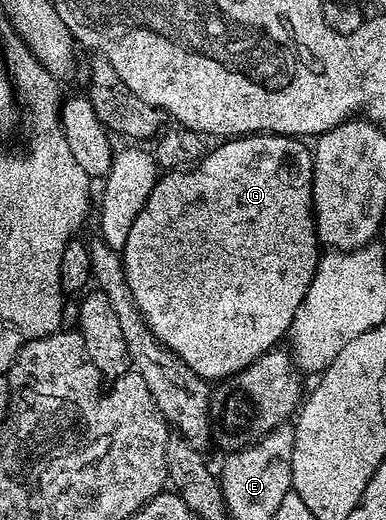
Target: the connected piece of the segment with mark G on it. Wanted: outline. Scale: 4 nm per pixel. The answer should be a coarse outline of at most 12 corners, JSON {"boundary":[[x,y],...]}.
{"boundary":[[267,132],[157,177],[124,238],[154,336],[231,378],[321,243],[312,156]]}

